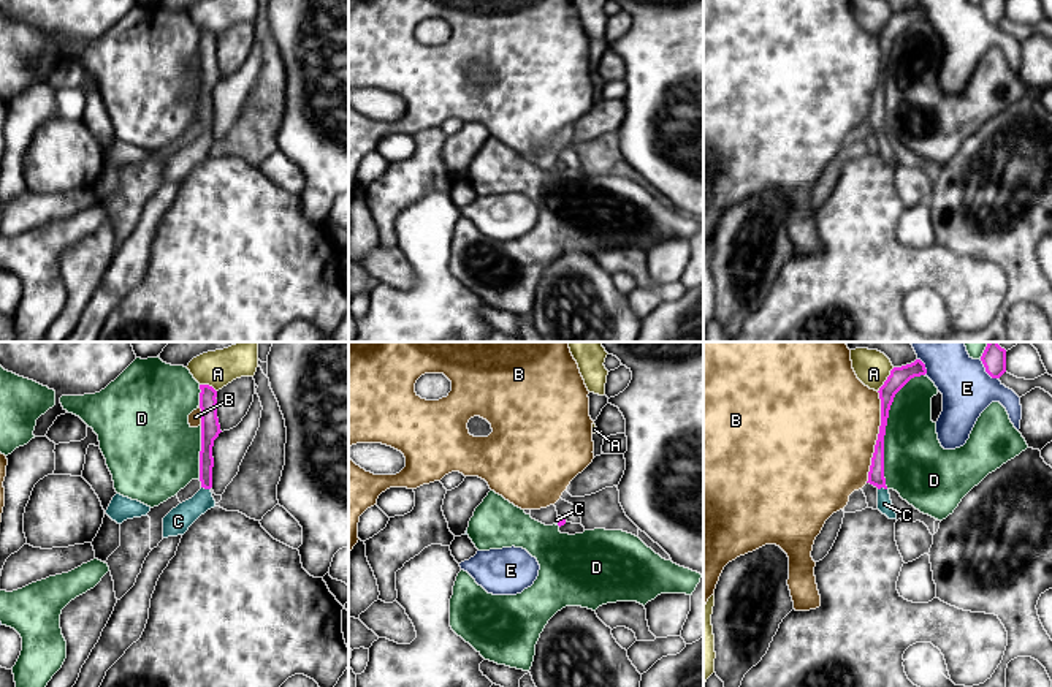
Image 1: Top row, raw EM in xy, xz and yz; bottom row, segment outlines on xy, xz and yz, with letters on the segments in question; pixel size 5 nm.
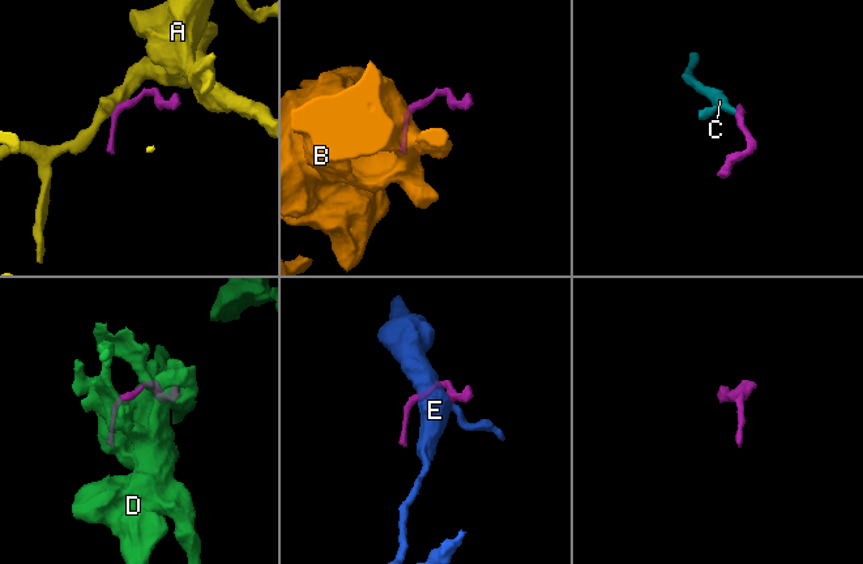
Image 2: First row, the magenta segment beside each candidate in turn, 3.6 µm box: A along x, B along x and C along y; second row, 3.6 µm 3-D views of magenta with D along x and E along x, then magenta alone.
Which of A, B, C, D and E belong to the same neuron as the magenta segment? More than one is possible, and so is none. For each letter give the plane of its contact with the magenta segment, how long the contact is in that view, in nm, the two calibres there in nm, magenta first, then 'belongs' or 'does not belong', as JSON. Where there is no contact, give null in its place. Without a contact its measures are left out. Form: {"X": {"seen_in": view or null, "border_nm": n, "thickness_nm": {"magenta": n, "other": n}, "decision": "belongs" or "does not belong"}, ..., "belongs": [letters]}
{"A": {"seen_in": "yz", "border_nm": 150, "thickness_nm": {"magenta": 100, "other": 180}, "decision": "does not belong"}, "B": {"seen_in": "yz", "border_nm": 460, "thickness_nm": {"magenta": 90, "other": 480}, "decision": "does not belong"}, "C": {"seen_in": "xy", "border_nm": 50, "thickness_nm": {"magenta": 80, "other": 130}, "decision": "belongs"}, "D": {"seen_in": "yz", "border_nm": 600, "thickness_nm": {"magenta": 90, "other": 320}, "decision": "does not belong"}, "E": {"seen_in": "yz", "border_nm": 140, "thickness_nm": {"magenta": 130, "other": 260}, "decision": "does not belong"}, "belongs": ["C"]}

